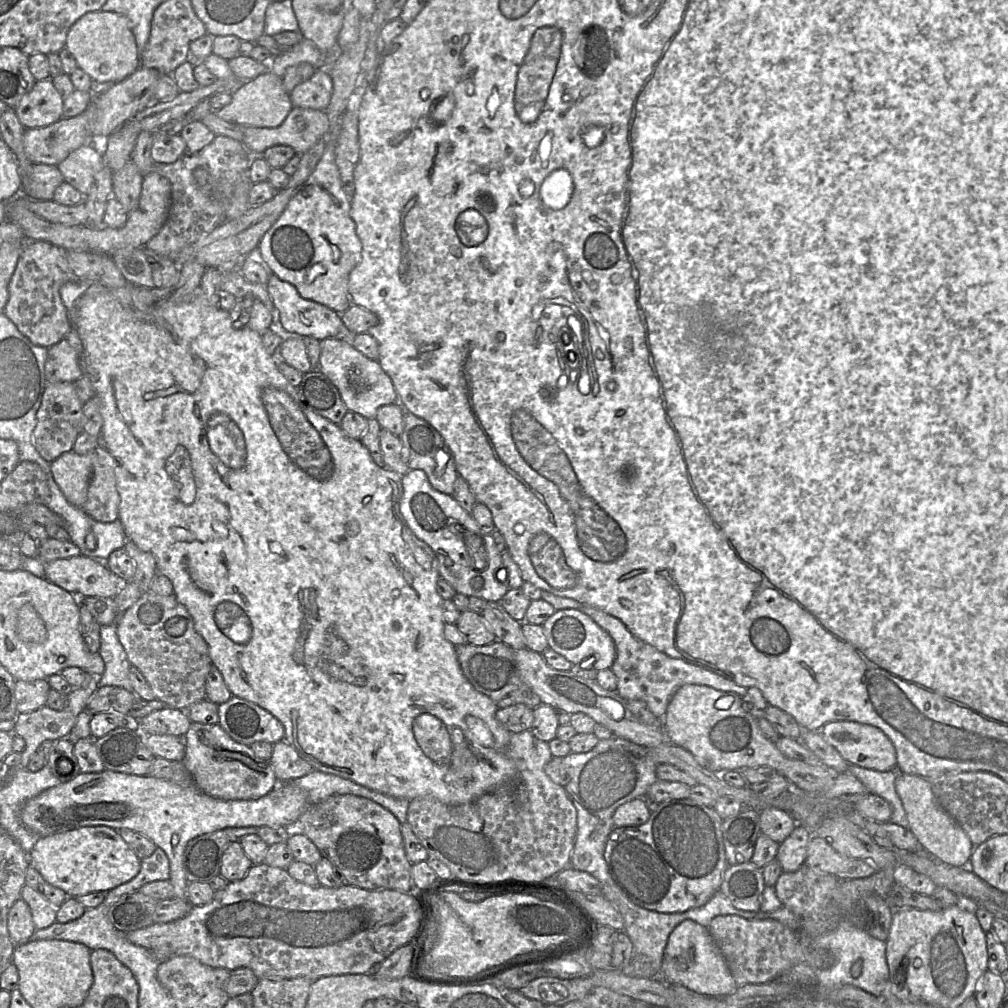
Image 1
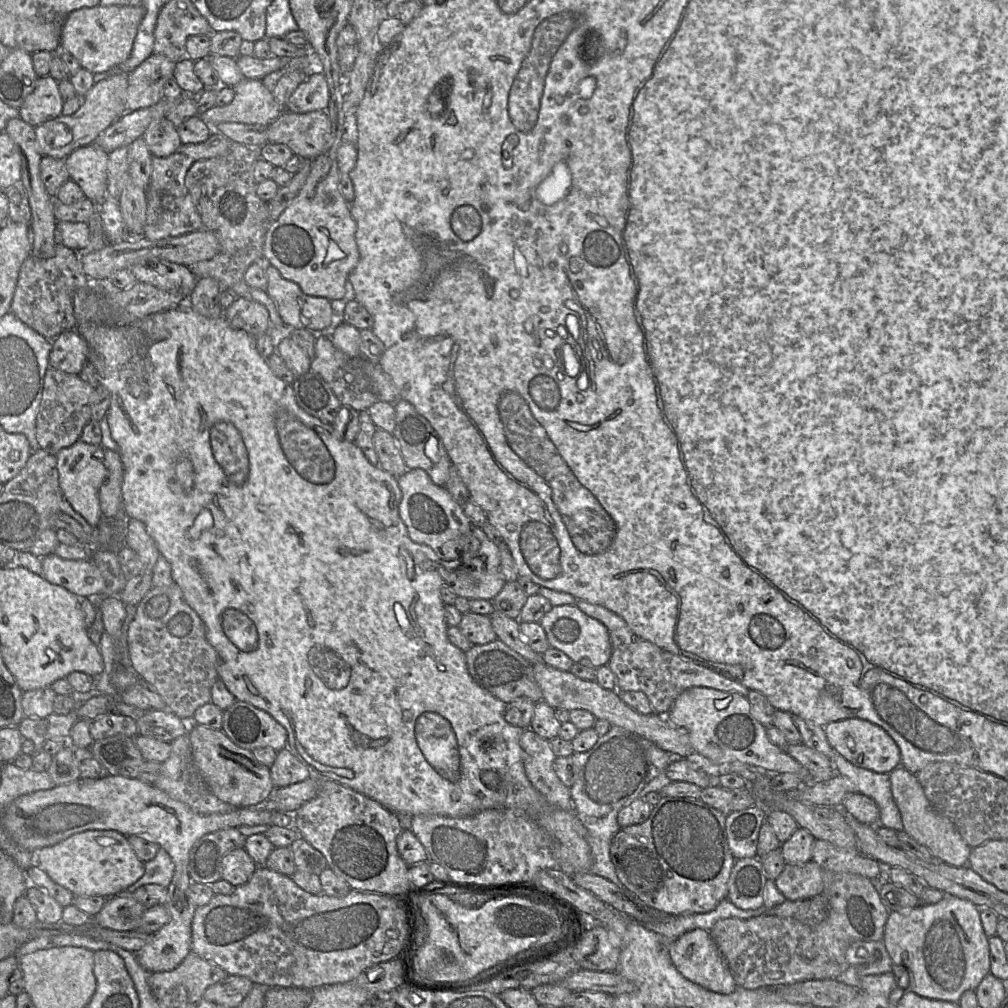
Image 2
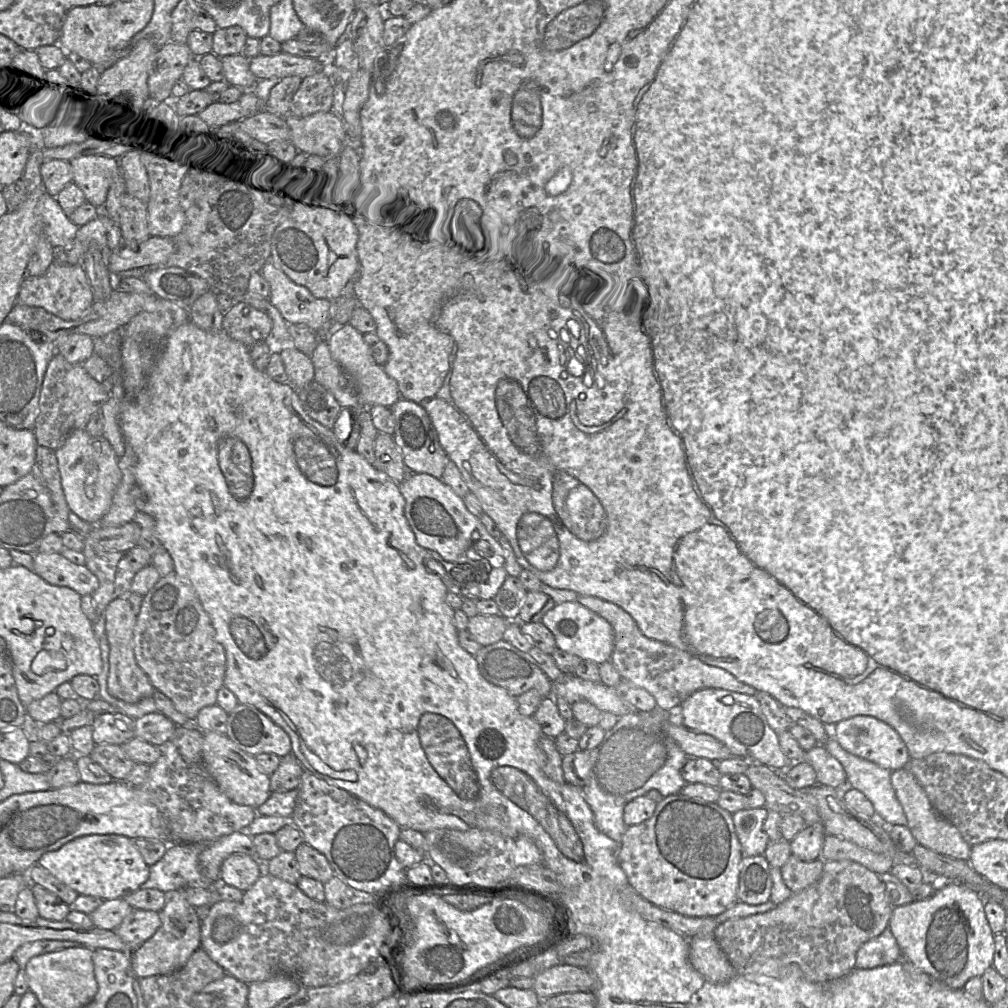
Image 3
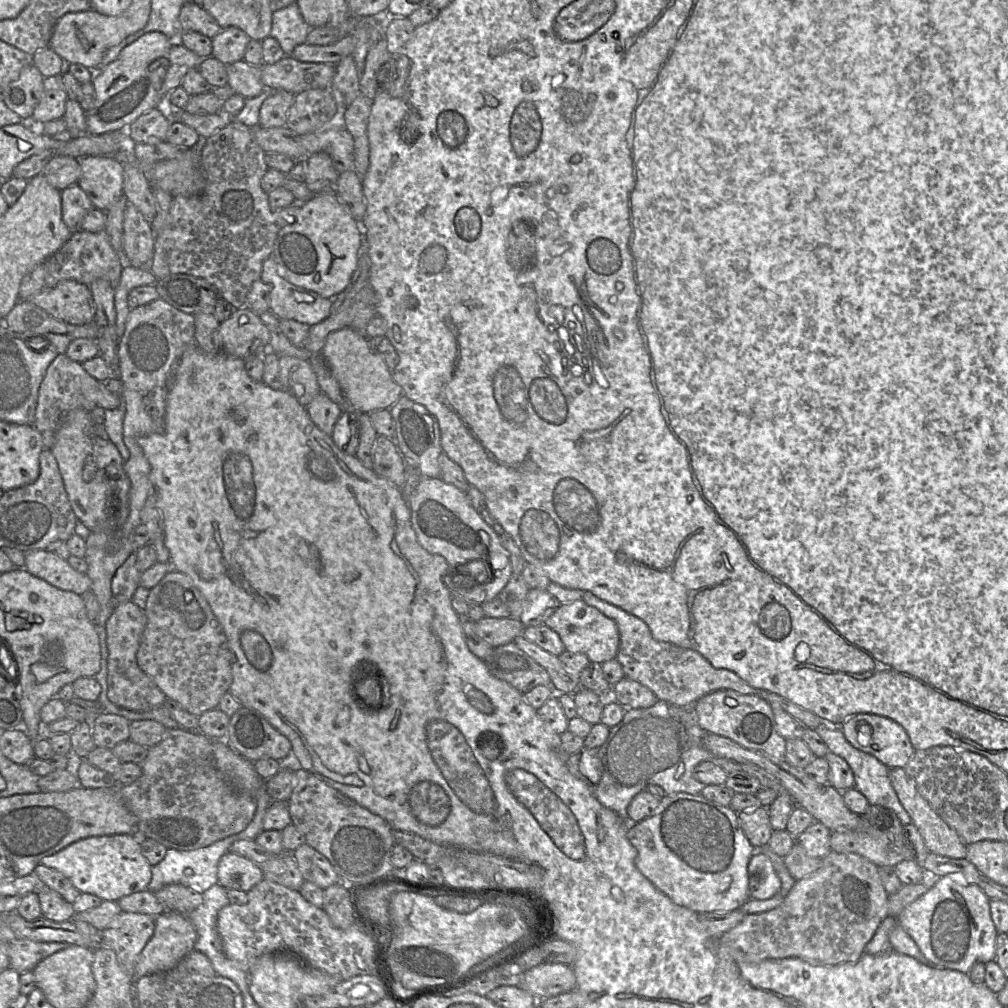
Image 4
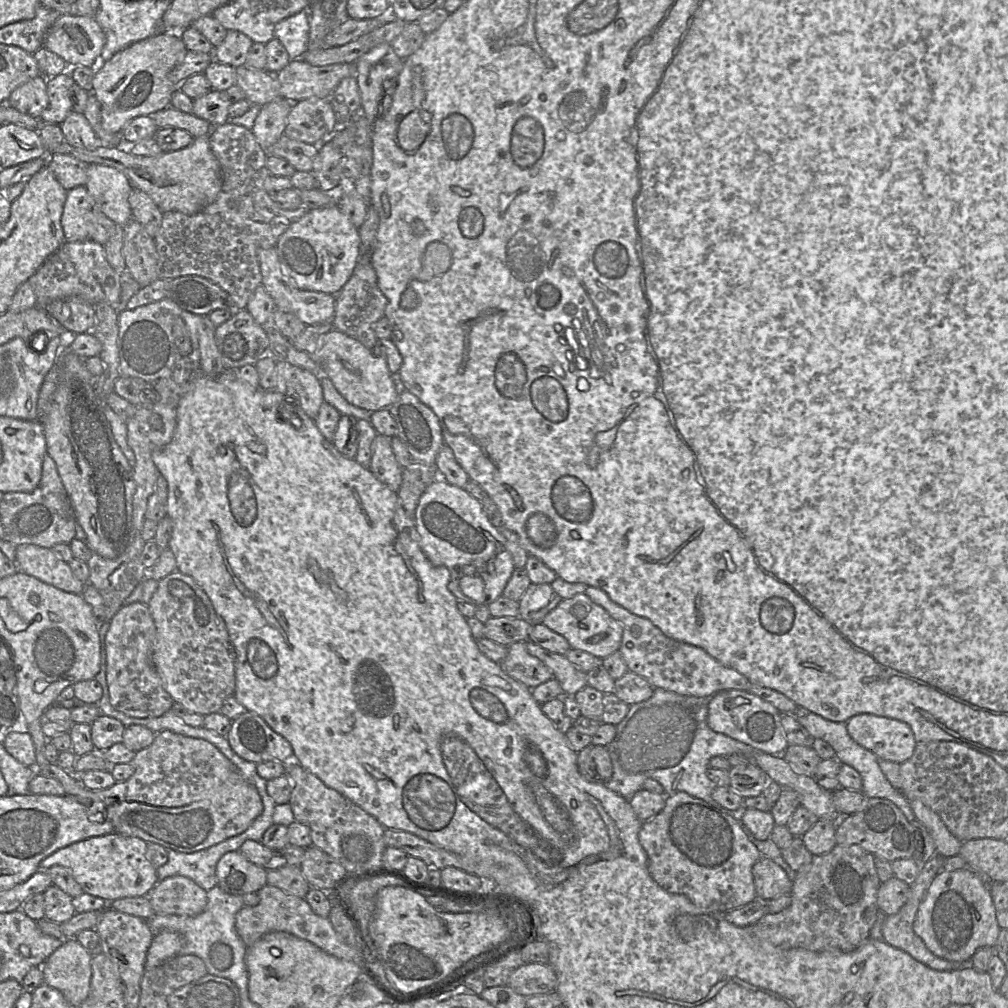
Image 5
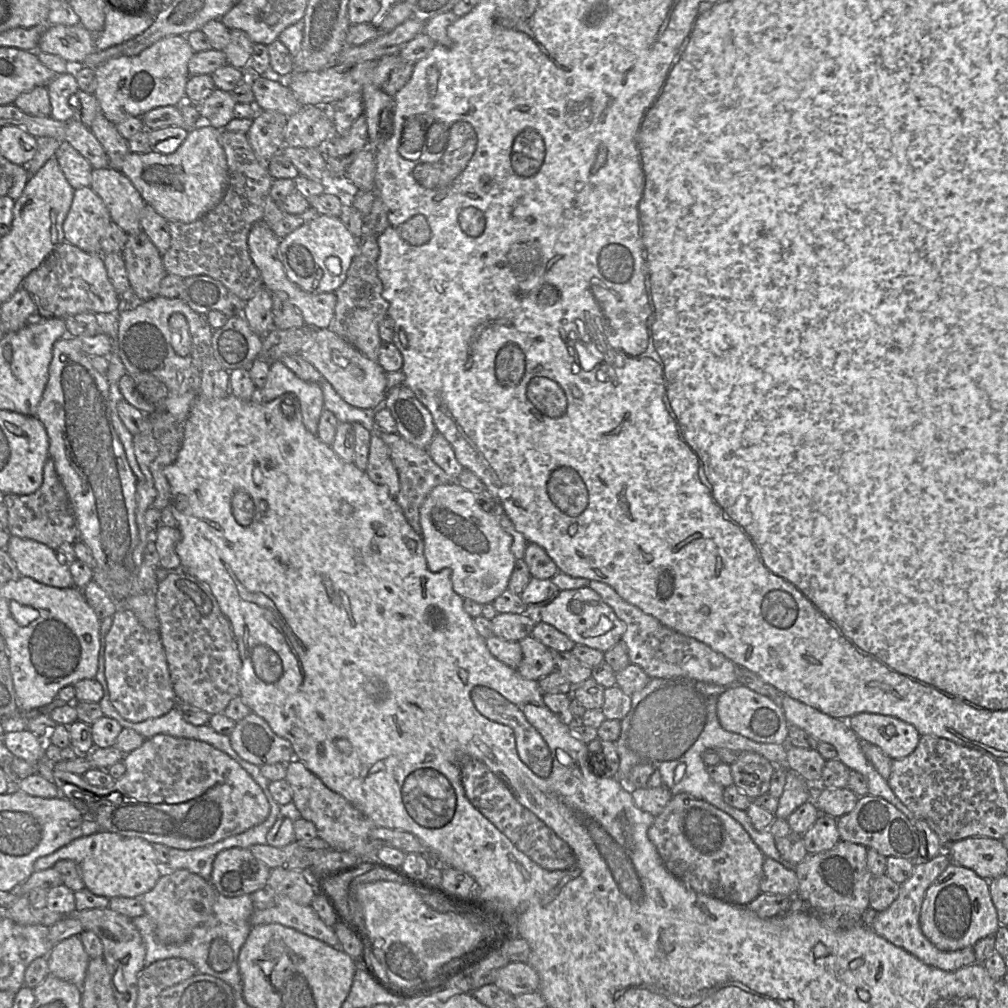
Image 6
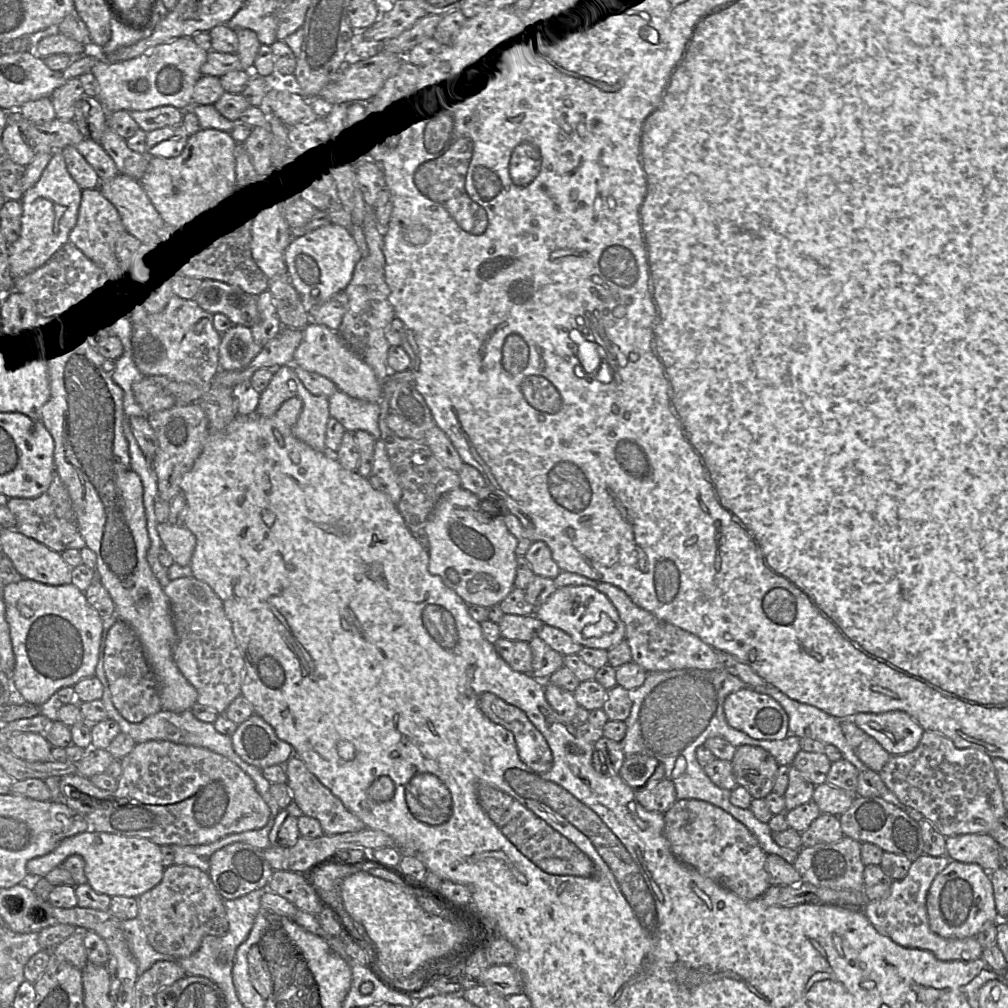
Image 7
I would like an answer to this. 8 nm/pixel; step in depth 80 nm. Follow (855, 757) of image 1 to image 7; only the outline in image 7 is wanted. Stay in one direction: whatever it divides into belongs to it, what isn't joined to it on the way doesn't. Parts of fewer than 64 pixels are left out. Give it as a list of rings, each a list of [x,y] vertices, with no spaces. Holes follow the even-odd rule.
[[[903,711],[858,713],[852,720],[861,730],[877,740],[891,756],[912,752],[925,732]]]

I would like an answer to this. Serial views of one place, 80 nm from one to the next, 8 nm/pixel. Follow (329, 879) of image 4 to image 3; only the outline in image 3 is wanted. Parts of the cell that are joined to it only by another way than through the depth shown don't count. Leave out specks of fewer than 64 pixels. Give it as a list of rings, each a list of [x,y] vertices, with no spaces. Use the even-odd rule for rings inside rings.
[[[303,842],[299,845],[294,853],[302,876],[313,878],[324,884],[335,875],[327,858],[307,843]]]

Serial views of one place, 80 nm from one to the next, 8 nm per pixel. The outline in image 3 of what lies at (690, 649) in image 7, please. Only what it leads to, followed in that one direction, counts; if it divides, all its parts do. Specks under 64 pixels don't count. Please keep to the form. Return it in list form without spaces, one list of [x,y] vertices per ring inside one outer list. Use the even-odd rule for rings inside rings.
[[[579,595],[576,601],[610,623],[614,632],[610,661],[622,680],[645,689],[654,697],[657,710],[675,712],[688,696],[707,688],[756,695],[756,689],[742,683],[726,670],[705,664],[683,650],[646,637],[633,618],[619,606],[593,596]]]

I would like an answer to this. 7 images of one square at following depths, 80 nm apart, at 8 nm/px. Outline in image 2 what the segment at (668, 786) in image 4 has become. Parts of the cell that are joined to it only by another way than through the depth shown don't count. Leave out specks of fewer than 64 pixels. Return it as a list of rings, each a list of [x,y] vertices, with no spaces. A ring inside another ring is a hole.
[[[611,726],[605,735],[599,737],[592,749],[574,752],[571,758],[578,768],[578,775],[569,790],[573,811],[587,830],[592,857],[588,873],[601,876],[621,887],[610,856],[612,840],[621,828],[617,815],[633,800],[643,798],[650,792],[659,792],[668,785],[671,781],[666,776],[666,768],[681,757],[675,757],[640,735]]]

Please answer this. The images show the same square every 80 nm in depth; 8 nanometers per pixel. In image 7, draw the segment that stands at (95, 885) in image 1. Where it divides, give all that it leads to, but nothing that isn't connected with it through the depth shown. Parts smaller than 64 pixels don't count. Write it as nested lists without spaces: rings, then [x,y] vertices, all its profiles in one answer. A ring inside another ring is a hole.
[[[89,829],[65,838],[50,853],[29,860],[26,864],[29,878],[45,877],[47,873],[59,867],[65,859],[74,854],[83,857],[84,873],[91,888],[97,893],[111,897],[138,898],[161,882],[165,870],[160,846],[149,839]]]

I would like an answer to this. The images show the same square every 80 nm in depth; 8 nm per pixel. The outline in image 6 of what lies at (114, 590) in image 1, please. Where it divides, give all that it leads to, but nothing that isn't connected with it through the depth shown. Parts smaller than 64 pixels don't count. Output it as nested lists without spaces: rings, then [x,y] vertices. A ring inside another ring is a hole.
[[[10,535],[6,551],[15,562],[21,576],[27,576],[42,584],[58,588],[74,586],[69,566],[65,562],[61,562],[56,551],[47,545],[32,539]]]

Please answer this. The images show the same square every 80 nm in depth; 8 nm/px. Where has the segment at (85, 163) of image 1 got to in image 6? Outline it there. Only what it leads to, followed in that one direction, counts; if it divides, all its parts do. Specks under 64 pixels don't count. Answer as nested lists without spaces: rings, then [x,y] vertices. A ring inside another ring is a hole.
[[[111,167],[93,169],[90,188],[103,200],[112,221],[127,235],[142,231],[140,215],[146,202],[127,176]]]

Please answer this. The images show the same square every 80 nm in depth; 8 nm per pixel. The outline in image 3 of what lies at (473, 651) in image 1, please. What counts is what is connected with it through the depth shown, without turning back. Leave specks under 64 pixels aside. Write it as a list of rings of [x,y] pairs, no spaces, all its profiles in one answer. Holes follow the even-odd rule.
[[[503,639],[493,644],[482,646],[474,657],[483,678],[493,685],[504,688],[515,698],[531,689],[537,690],[543,698],[552,695],[553,682],[547,675],[529,655]]]

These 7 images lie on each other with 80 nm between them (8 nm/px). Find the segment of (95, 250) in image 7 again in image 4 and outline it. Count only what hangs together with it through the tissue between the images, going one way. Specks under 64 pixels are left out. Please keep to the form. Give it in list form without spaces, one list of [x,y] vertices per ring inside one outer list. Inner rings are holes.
[[[77,184],[61,191],[62,220],[72,232],[81,230],[79,225],[92,208],[91,200]]]

